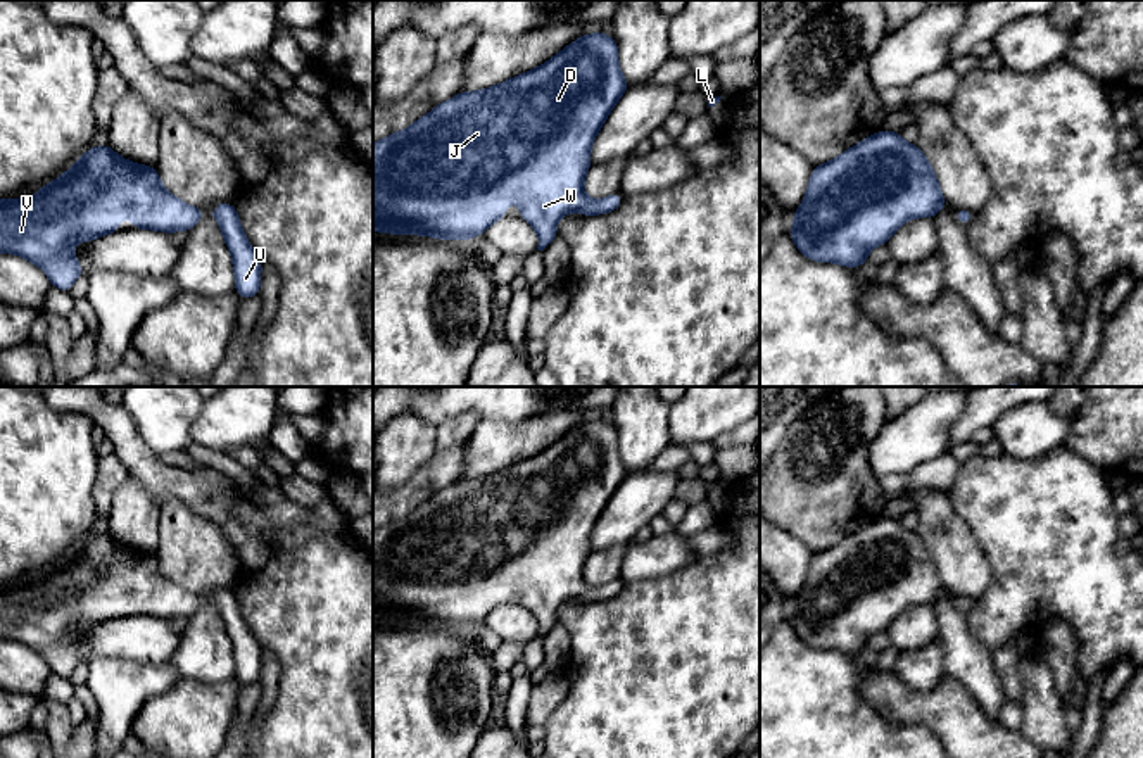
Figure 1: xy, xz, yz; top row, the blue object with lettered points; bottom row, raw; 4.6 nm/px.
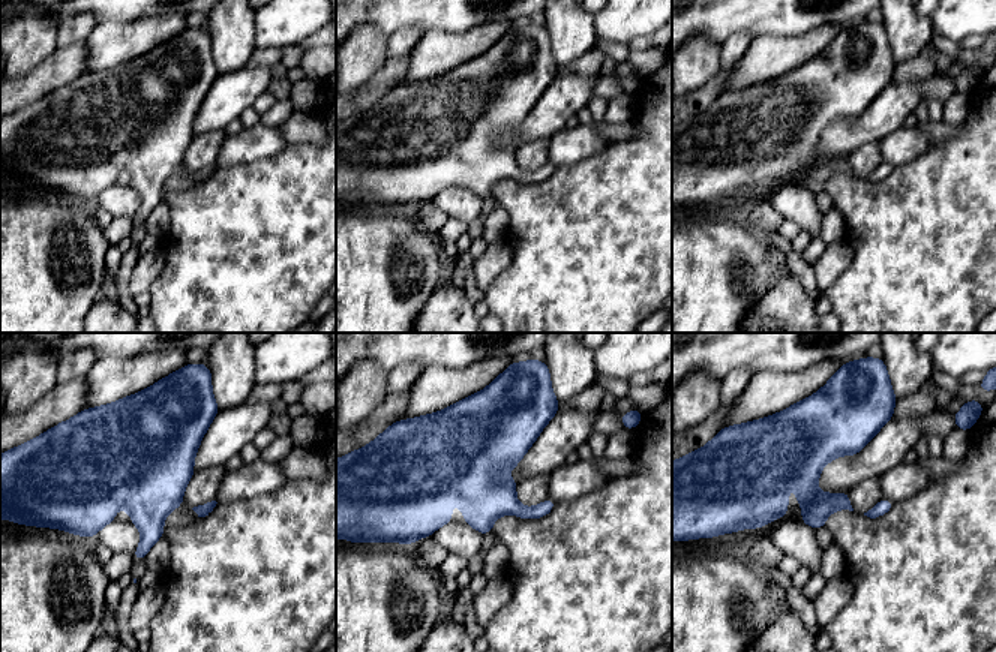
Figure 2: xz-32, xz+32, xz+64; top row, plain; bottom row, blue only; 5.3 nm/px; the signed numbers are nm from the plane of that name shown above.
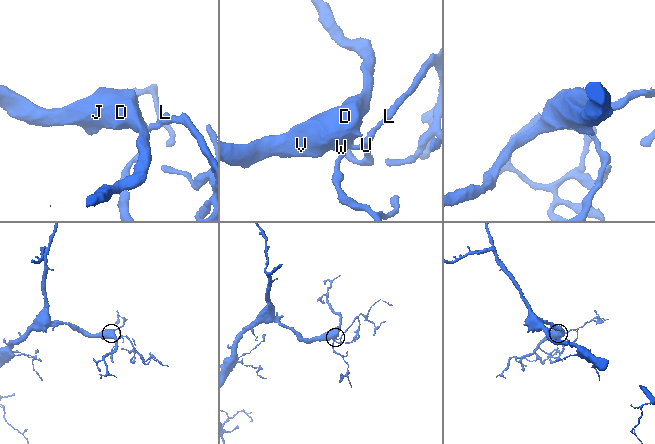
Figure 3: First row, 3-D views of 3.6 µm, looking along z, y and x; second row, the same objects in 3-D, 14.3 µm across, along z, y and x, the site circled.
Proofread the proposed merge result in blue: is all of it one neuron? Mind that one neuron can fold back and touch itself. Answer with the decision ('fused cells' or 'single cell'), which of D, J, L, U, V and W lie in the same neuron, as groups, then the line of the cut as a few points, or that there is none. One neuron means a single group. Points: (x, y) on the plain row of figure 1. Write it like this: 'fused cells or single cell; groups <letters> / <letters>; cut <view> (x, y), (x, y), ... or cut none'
single cell; groups D J L U V W; cut none

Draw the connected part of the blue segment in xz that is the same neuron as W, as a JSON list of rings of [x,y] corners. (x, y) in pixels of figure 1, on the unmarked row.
[[[606,420],[582,421],[546,451],[504,470],[478,478],[461,478],[439,490],[409,515],[373,532],[373,618],[425,622],[442,627],[480,623],[492,610],[506,604],[506,585],[521,594],[523,606],[539,622],[537,637],[556,623],[556,610],[568,599],[599,603],[620,594],[625,582],[616,578],[592,587],[584,580],[584,565],[592,554],[590,534],[608,501],[628,477],[620,452],[618,432]]]

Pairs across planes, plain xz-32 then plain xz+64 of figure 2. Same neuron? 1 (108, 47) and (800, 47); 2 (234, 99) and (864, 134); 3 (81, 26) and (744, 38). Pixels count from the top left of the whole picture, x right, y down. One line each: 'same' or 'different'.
1: same
2: same
3: same

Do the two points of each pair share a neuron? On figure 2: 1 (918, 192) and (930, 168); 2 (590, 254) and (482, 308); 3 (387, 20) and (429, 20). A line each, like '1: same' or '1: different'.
1: same
2: different
3: same

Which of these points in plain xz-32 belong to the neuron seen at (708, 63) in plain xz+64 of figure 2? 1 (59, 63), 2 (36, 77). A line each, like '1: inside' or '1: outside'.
1: outside
2: outside

